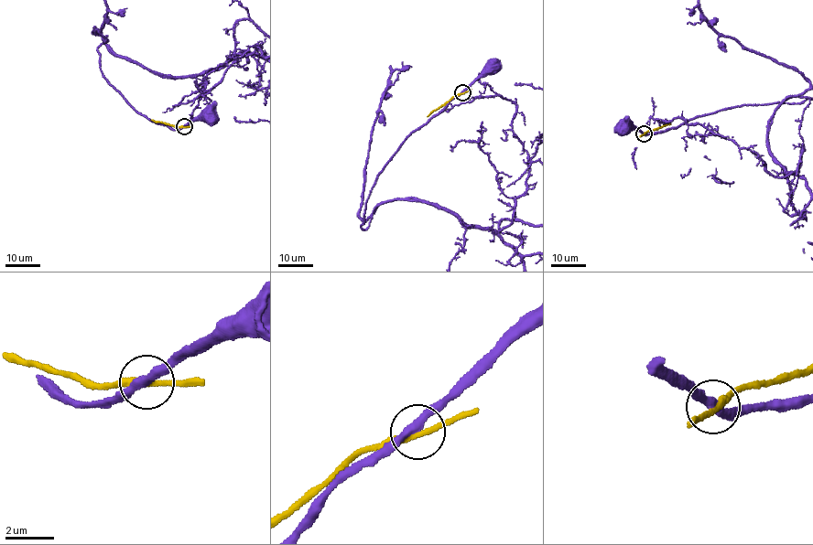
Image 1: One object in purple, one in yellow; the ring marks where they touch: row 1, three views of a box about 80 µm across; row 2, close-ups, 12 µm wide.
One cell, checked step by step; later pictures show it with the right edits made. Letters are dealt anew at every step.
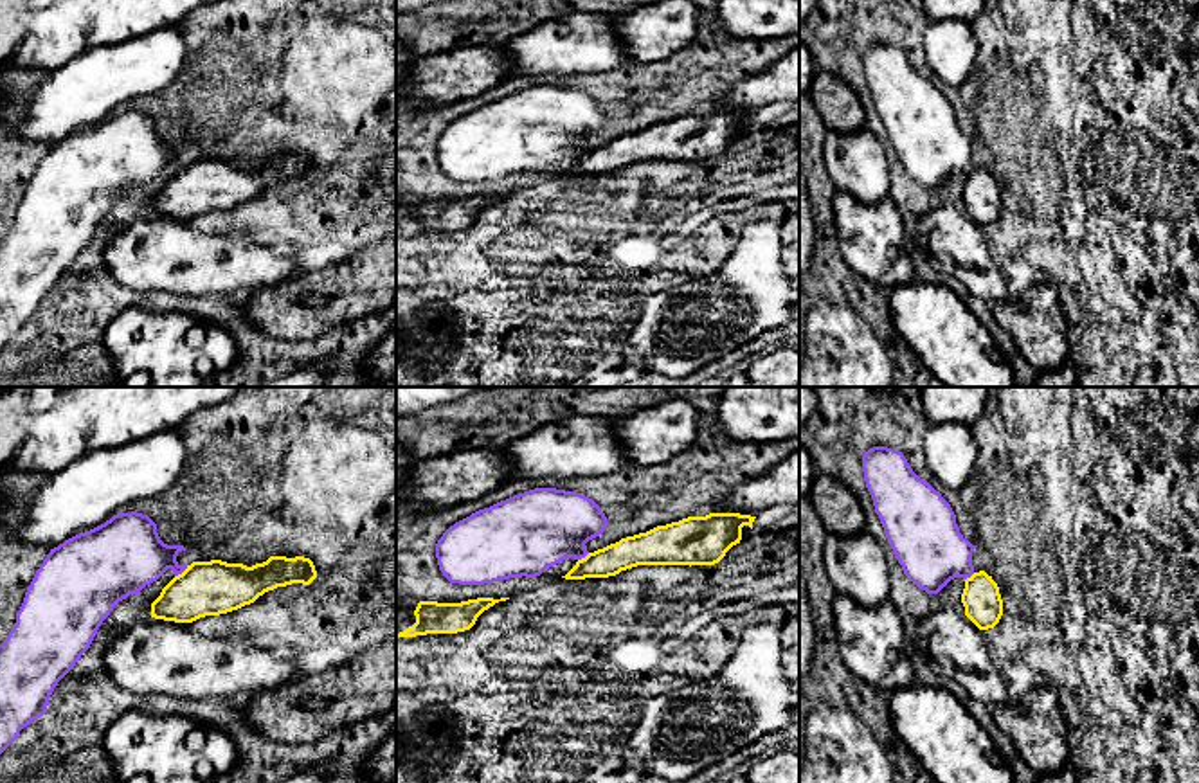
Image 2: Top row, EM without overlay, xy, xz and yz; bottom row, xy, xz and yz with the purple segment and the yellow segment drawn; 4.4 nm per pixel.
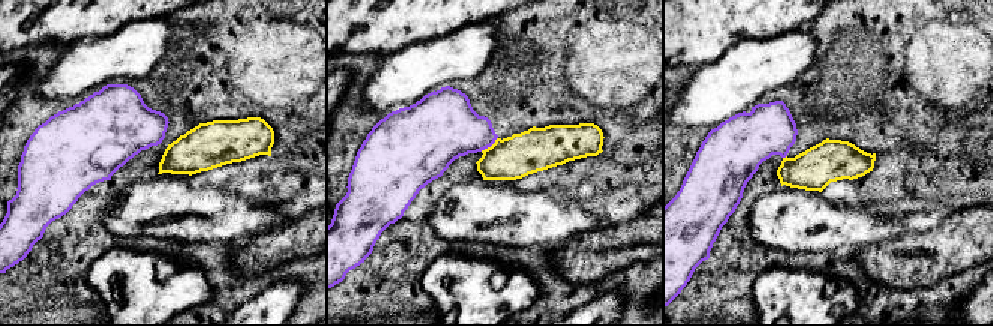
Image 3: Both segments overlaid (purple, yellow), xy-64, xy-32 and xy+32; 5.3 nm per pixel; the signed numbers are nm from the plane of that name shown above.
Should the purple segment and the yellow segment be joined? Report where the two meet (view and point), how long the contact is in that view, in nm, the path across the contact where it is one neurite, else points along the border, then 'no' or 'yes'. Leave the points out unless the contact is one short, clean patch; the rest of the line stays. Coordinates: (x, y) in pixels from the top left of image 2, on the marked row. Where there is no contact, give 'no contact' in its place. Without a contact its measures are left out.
xy (180, 573) | 80 nm | along xy (188, 566), (175, 576) | no

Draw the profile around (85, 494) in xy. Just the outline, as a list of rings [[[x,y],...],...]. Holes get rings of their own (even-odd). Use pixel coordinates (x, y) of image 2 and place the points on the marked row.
[[[160,430],[140,441],[83,454],[52,473],[23,509],[18,538],[54,549],[131,502],[160,497],[185,464],[182,434]]]

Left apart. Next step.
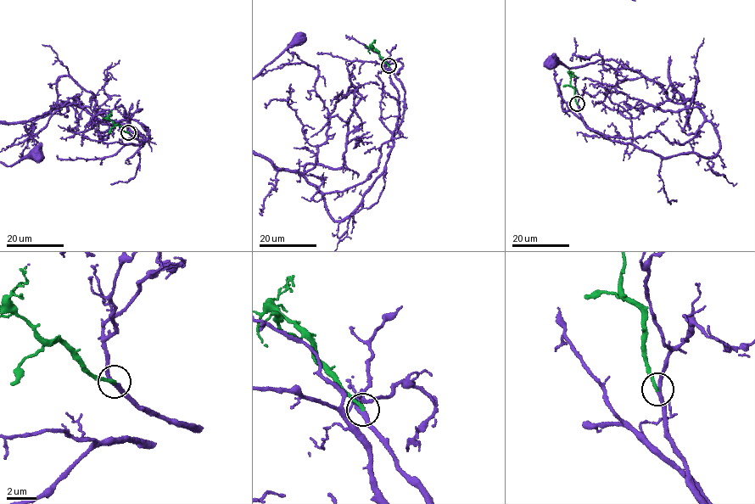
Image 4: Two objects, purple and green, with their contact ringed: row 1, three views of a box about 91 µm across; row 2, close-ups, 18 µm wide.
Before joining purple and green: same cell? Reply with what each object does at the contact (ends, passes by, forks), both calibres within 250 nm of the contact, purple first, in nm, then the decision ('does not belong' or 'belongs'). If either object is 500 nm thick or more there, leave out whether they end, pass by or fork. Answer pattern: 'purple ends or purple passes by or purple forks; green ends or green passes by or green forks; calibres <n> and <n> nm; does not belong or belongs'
purple passes by; green ends; calibres 280 and 240 nm; belongs

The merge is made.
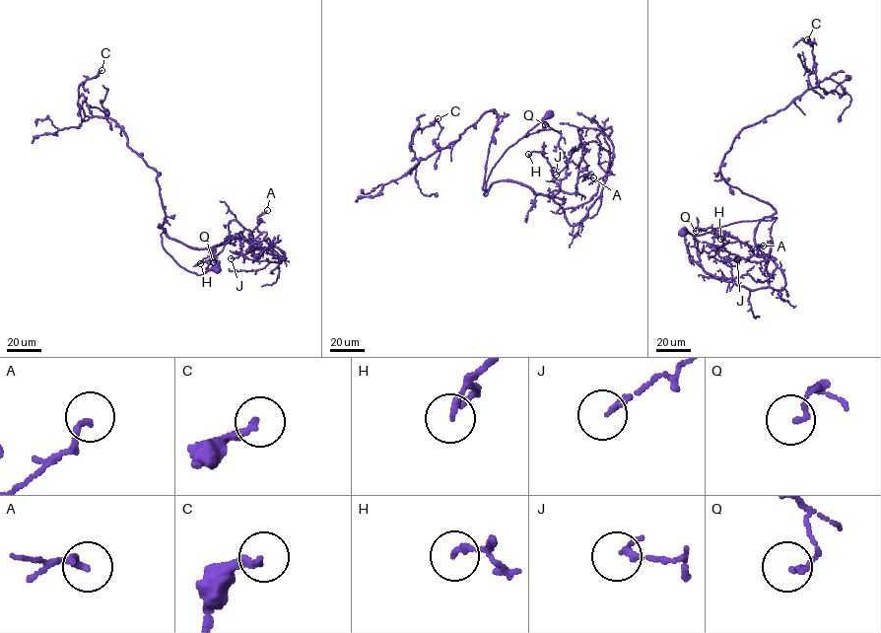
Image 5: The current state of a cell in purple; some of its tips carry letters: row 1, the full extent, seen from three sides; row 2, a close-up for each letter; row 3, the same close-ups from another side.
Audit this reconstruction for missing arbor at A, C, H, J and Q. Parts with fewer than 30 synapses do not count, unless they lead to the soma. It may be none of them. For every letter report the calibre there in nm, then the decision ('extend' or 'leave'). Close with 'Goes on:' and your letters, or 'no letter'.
A: 180 nm thick; leave
C: 220 nm thick; leave
H: 160 nm thick; leave
J: 160 nm thick; leave
Q: 130 nm thick; leave
Goes on: no letter

